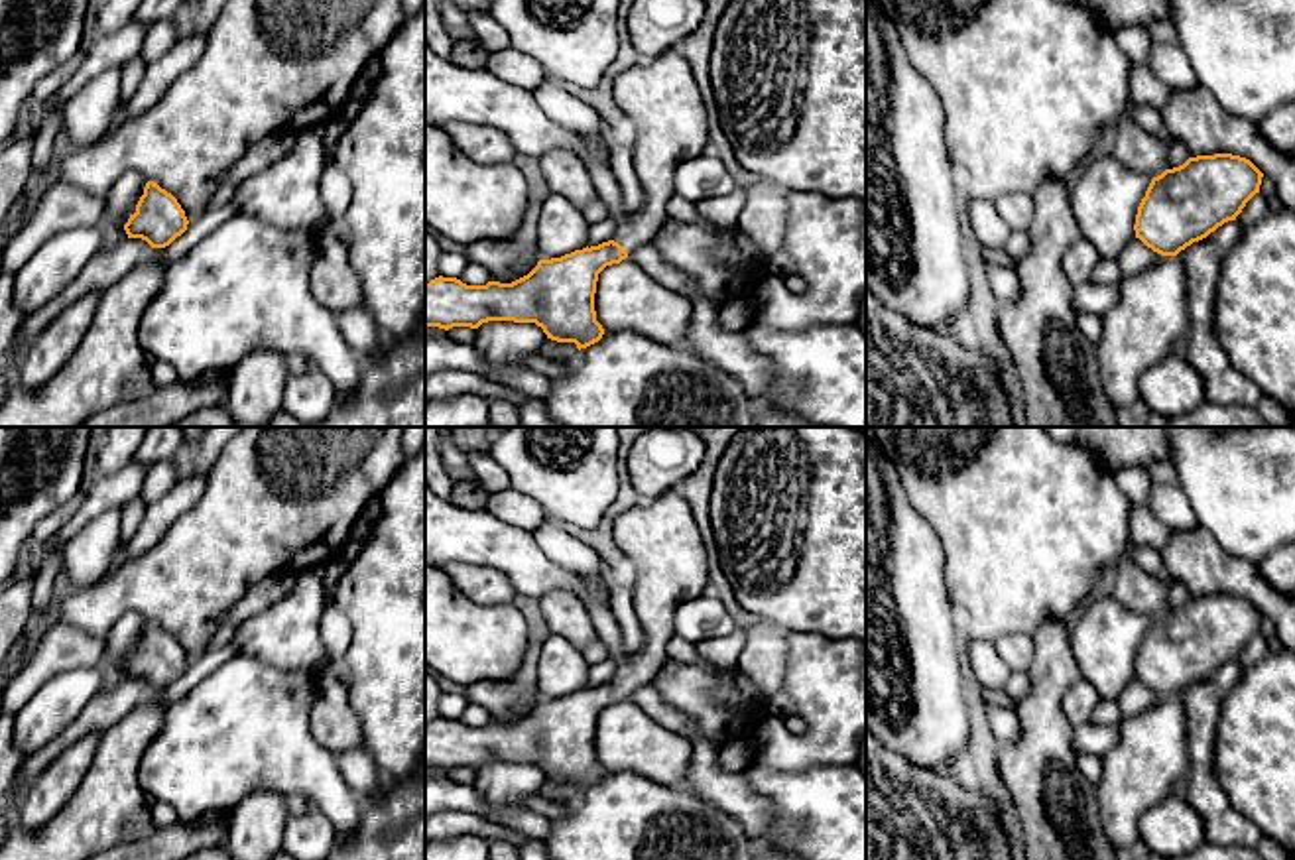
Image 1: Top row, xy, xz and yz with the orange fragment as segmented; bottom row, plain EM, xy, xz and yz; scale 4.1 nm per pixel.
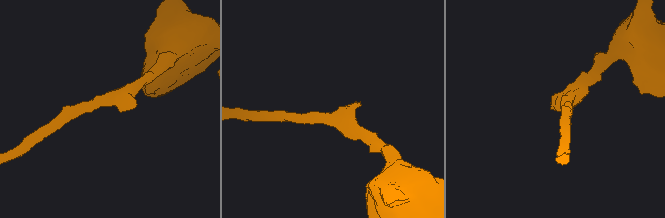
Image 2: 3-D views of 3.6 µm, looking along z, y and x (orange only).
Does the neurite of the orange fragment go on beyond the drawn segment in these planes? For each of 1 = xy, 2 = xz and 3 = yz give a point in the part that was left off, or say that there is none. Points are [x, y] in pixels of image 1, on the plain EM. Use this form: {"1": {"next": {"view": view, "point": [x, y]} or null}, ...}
{"1": {"next": null}, "2": {"next": {"view": "xz", "point": [662, 540]}}, "3": {"next": null}}

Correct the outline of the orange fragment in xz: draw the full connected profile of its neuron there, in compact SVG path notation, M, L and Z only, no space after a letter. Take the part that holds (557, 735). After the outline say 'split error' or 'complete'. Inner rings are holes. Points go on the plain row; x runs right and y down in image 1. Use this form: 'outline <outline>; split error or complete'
outline M669 490L646 506L626 510L612 527L612 535L636 567L636 583L624 604L630 606L644 630L644 645L618 663L614 677L598 687L586 687L561 699L539 701L524 718L512 724L488 722L486 726L466 726L457 718L435 718L425 724L425 768L478 769L488 762L535 764L547 779L575 783L586 789L604 775L596 762L594 734L598 714L612 705L620 705L636 689L649 685L667 663L667 642L675 634L675 608L695 596L709 592L709 557L697 520L685 498Z; split error

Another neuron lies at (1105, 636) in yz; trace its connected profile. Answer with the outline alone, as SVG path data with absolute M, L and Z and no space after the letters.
M1108 583L1092 592L1071 624L1071 642L1080 679L1094 685L1100 699L1118 703L1136 679L1136 655L1151 618L1124 610Z

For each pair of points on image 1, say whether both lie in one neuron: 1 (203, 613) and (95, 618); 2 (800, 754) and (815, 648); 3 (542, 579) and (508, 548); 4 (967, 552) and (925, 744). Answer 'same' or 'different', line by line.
1: same
2: same
3: same
4: different

